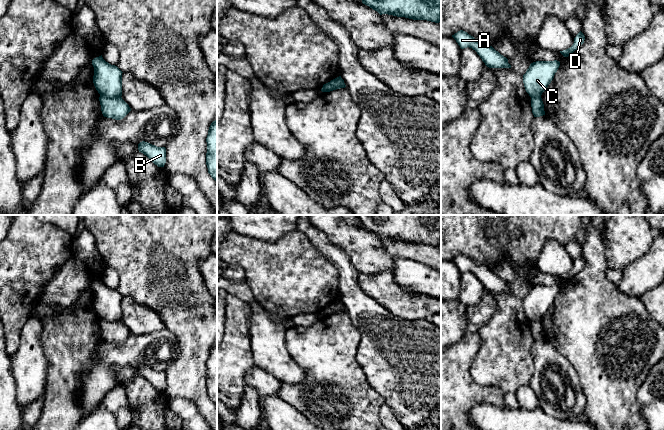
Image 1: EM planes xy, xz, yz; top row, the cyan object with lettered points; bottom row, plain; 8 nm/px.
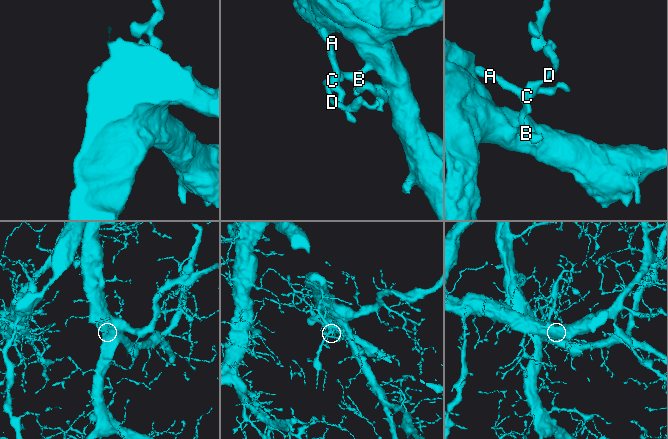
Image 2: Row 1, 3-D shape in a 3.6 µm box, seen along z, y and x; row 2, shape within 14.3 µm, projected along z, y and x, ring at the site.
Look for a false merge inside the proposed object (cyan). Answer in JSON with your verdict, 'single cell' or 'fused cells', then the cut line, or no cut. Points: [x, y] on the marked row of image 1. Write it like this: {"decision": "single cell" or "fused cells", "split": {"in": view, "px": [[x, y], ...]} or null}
{"decision": "fused cells", "split": {"in": "xy", "px": [[100, 95], [120, 97]]}}

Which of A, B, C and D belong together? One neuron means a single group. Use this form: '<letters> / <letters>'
A C D / B

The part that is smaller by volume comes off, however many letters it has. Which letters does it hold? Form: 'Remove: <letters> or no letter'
Remove: A, C, D

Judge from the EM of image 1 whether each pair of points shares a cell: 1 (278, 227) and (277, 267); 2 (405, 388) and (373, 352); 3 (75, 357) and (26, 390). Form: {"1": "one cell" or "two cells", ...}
{"1": "two cells", "2": "one cell", "3": "two cells"}

